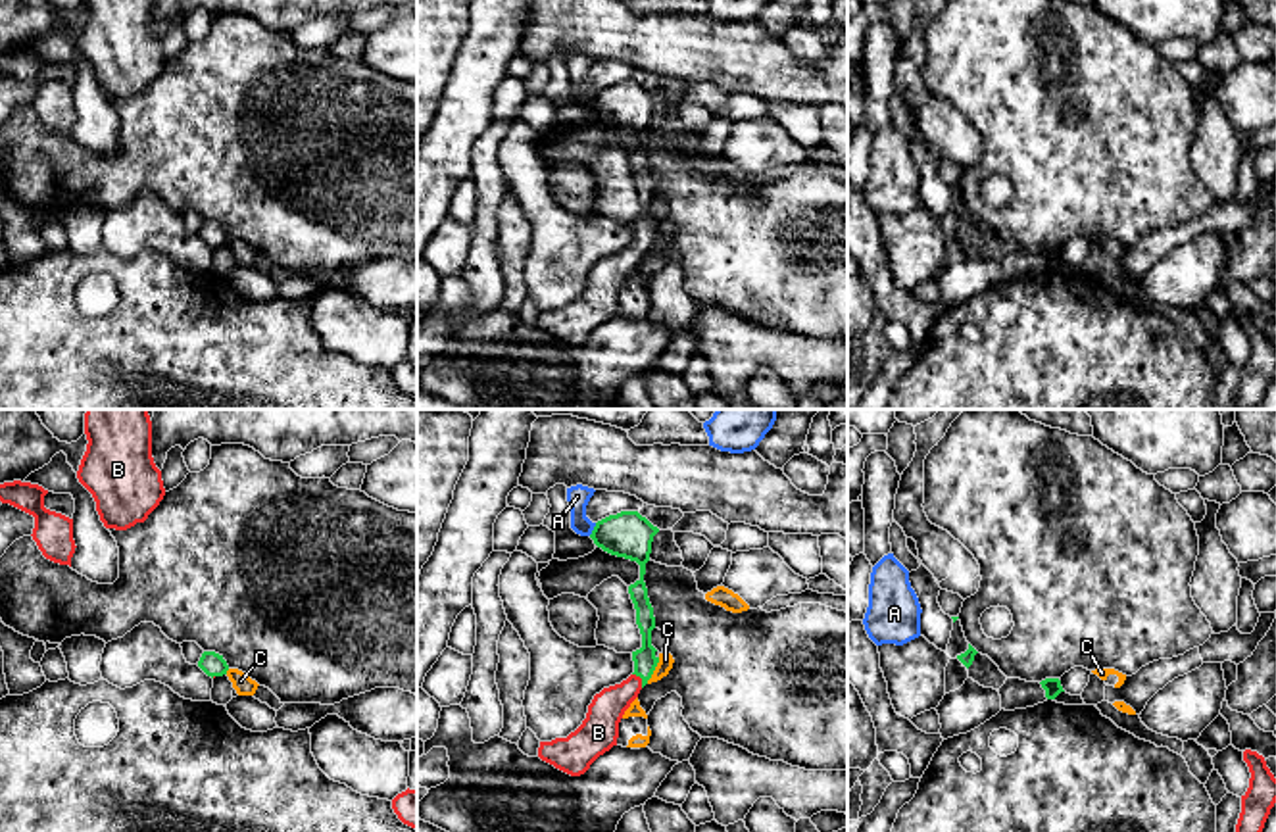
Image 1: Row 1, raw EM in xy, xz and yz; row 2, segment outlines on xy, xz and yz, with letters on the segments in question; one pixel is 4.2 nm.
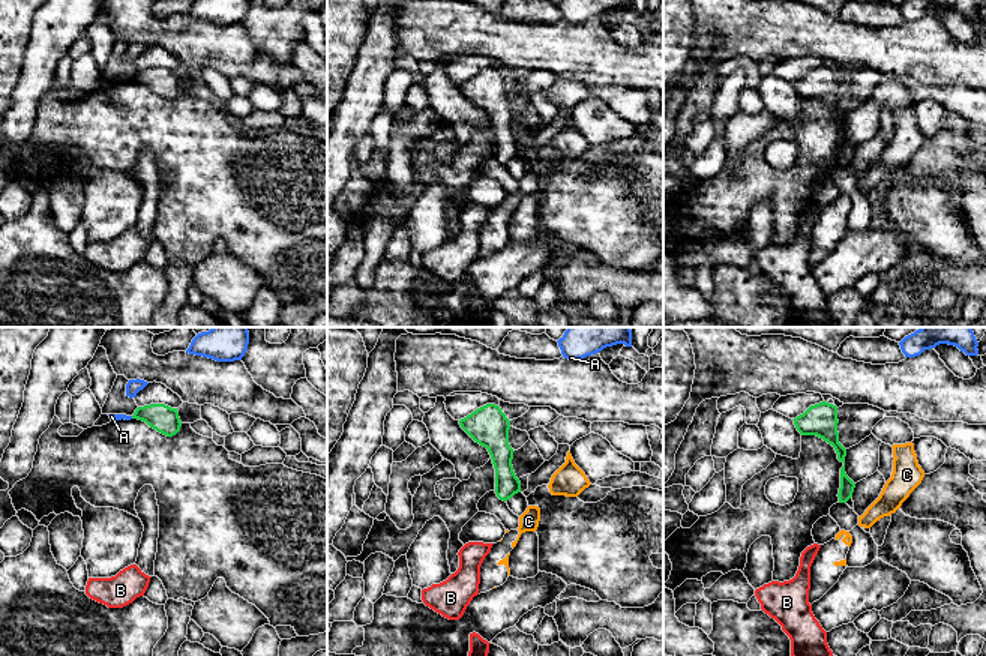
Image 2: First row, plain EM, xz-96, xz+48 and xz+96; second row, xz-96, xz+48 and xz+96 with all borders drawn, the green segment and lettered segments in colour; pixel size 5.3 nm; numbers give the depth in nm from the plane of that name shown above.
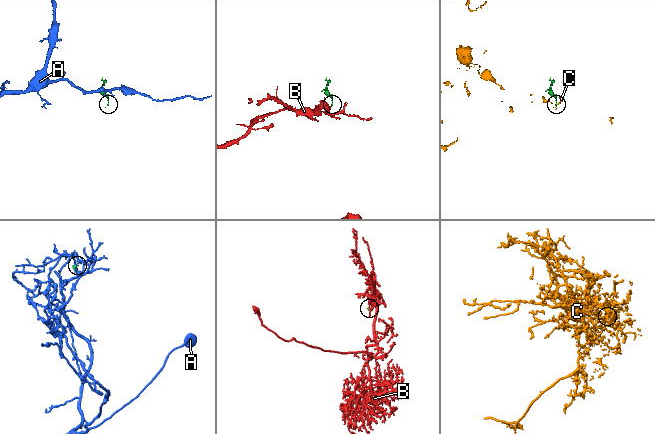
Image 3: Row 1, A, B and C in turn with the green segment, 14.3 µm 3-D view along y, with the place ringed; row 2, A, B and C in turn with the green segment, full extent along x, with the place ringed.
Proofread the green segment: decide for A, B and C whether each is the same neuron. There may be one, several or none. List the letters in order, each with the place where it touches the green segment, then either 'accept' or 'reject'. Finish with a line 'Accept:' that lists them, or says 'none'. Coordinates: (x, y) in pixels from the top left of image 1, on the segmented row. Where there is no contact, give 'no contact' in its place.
A: xz (594, 529) | reject
B: xz (640, 677) | accept
C: xz (654, 669) | reject
Accept: B

